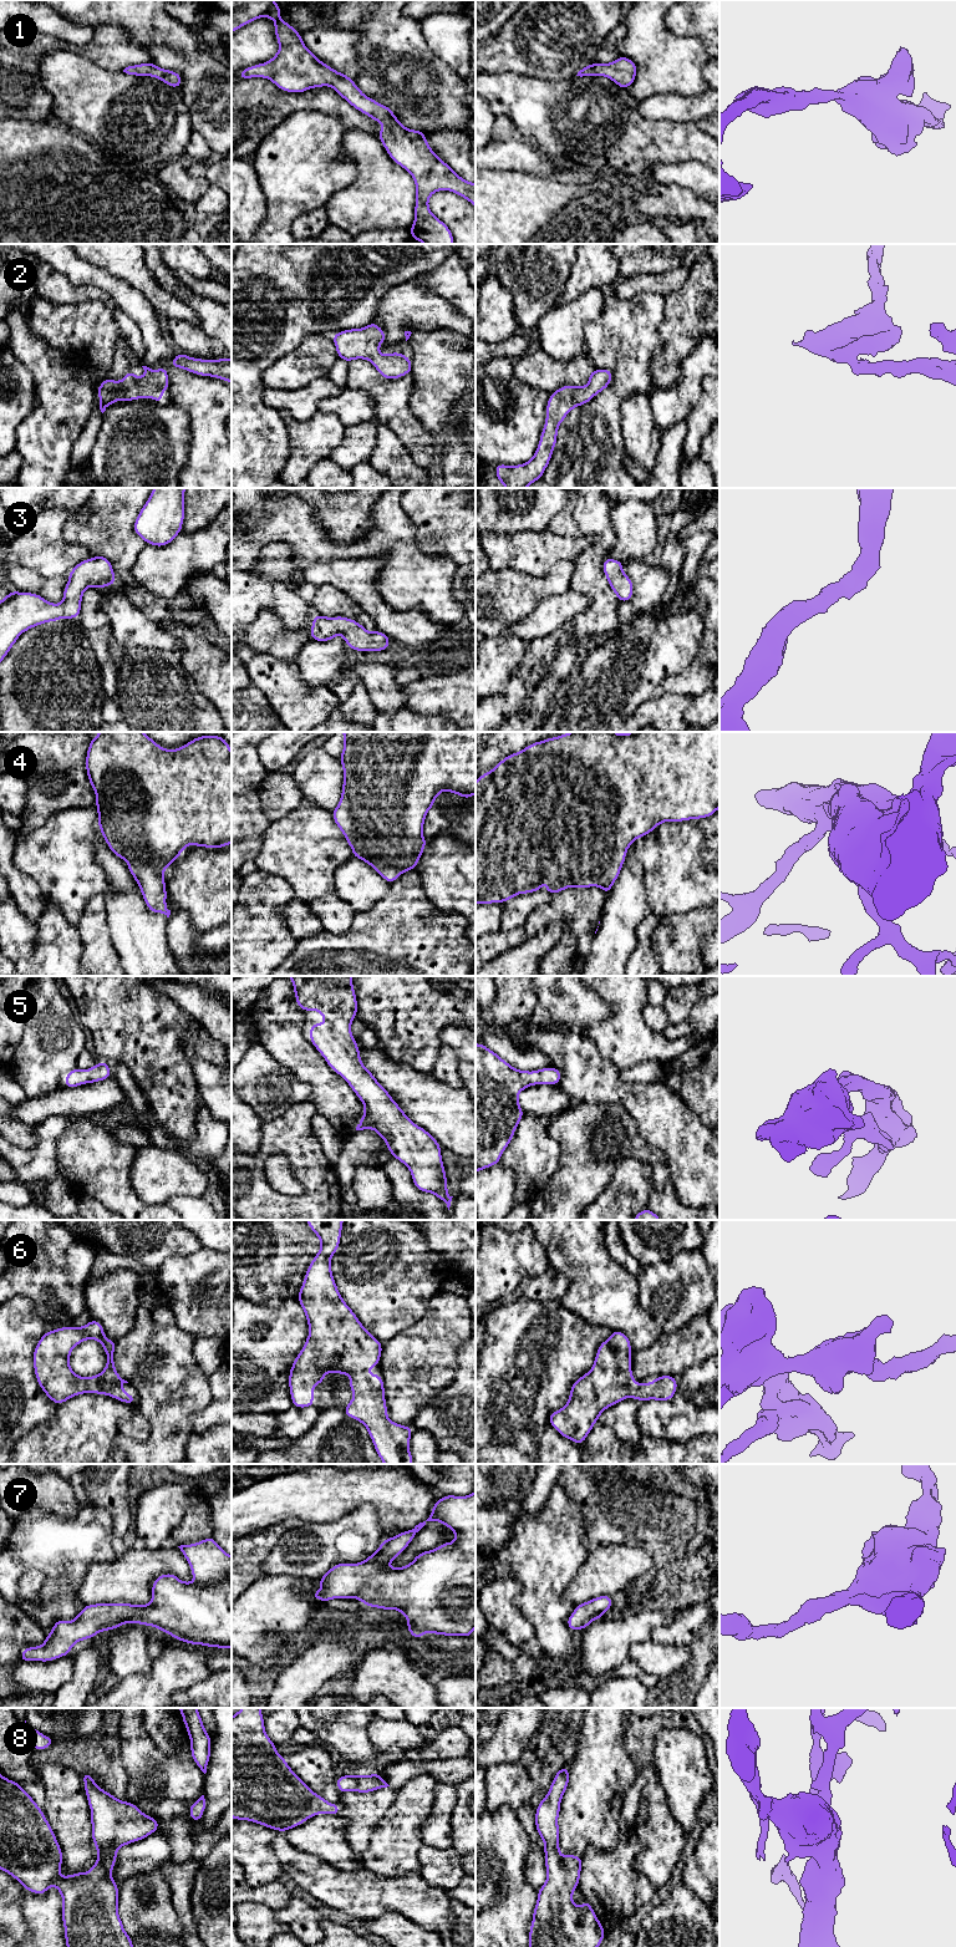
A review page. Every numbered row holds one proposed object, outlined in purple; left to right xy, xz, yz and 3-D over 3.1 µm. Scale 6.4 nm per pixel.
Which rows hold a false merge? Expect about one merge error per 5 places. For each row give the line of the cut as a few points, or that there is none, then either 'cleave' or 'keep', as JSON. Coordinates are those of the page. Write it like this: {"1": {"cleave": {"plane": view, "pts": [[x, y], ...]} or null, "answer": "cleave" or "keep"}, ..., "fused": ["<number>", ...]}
{"1": {"cleave": null, "answer": "keep"}, "2": {"cleave": null, "answer": "keep"}, "3": {"cleave": null, "answer": "keep"}, "4": {"cleave": null, "answer": "keep"}, "5": {"cleave": null, "answer": "keep"}, "6": {"cleave": null, "answer": "keep"}, "7": {"cleave": null, "answer": "keep"}, "8": {"cleave": null, "answer": "keep"}, "fused": []}

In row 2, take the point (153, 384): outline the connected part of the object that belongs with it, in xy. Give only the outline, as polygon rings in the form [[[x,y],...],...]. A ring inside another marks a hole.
[[[142,366],[144,375],[136,377],[133,371],[127,372],[122,381],[113,381],[107,377],[97,388],[100,410],[103,413],[111,403],[120,401],[147,400],[149,396],[159,405],[164,391],[169,387],[169,378],[166,367],[152,370]]]

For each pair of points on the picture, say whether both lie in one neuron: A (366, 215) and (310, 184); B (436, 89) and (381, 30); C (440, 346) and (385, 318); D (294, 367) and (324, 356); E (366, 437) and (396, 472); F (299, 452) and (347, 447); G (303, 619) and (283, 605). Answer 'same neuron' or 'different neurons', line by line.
A: different neurons
B: same neuron
C: different neurons
D: same neuron
E: different neurons
F: different neurons
G: same neuron

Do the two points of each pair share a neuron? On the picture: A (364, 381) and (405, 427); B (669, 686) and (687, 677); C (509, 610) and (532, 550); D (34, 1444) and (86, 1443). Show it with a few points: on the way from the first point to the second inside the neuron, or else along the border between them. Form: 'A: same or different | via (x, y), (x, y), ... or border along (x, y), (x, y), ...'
A: same | via (376, 391), (396, 415)
B: same | via (674, 684), (682, 682)
C: different | border along (553, 565), (543, 577), (496, 569)
D: same | via (46, 1444), (74, 1444)

